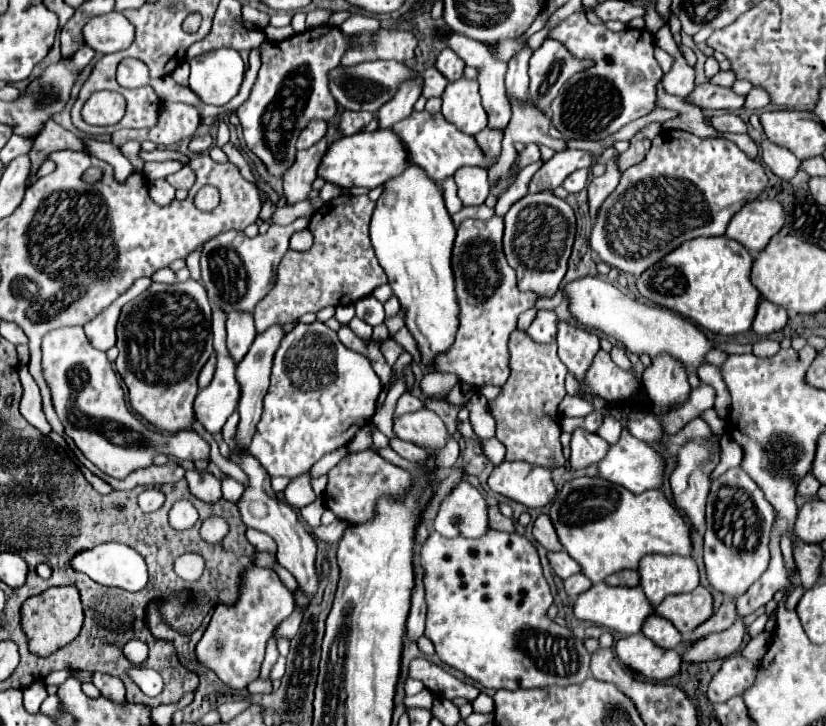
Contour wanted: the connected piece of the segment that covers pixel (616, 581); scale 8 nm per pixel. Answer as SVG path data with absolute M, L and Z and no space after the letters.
M621 570L617 574L611 574L605 582L609 586L637 586L639 584L639 572L637 570Z

